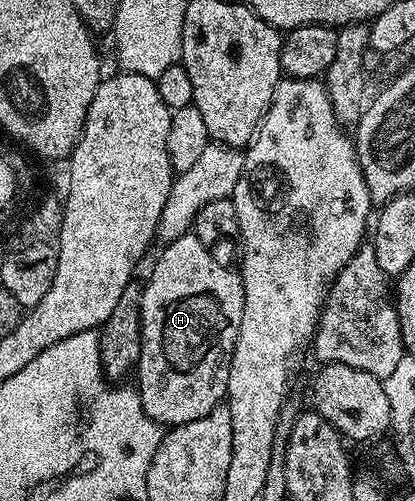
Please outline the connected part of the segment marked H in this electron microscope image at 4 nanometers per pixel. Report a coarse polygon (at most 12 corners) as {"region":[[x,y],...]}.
{"region":[[193,232],[142,283],[137,389],[164,428],[226,399],[243,280]]}

